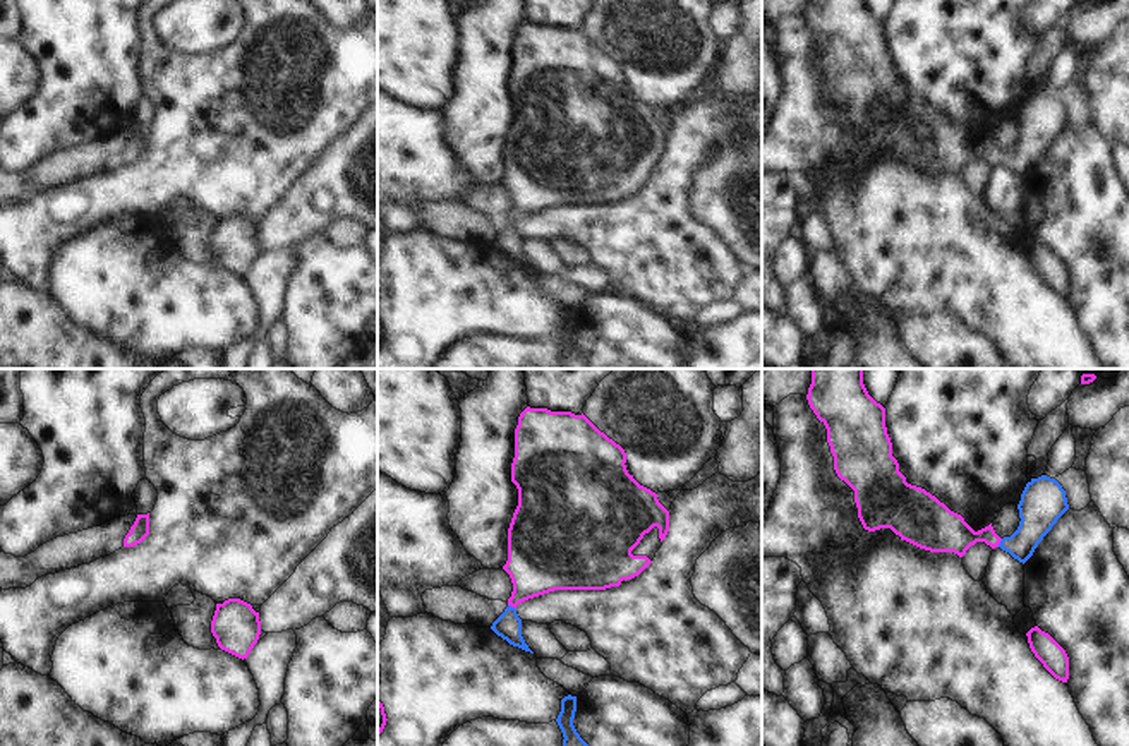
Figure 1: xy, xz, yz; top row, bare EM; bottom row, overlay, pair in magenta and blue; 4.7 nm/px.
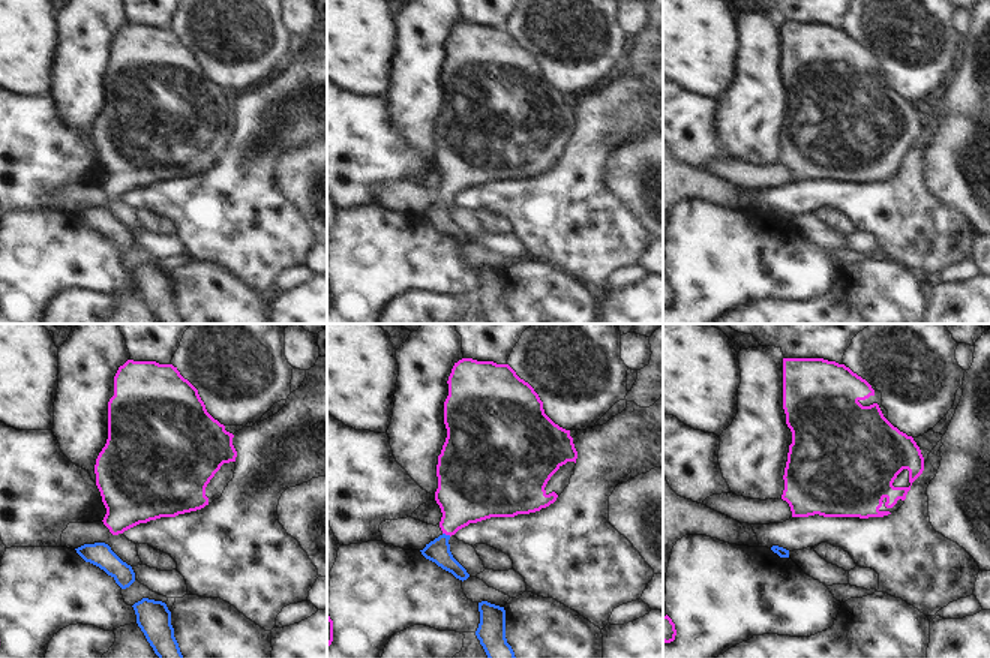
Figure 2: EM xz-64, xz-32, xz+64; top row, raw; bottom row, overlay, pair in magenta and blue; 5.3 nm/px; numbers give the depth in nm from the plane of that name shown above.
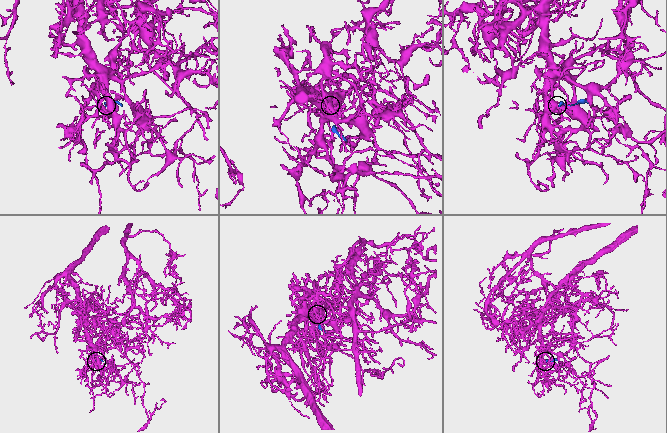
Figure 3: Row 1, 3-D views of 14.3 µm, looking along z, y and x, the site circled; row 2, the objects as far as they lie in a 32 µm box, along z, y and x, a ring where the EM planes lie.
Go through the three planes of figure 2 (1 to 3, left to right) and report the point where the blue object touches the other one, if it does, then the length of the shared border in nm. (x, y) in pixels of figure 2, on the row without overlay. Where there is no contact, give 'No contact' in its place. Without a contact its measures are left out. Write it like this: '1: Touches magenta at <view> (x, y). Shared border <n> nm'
1: No contact
2: Touches magenta at xz-32 (447, 198). Shared border 50 nm
3: No contact.

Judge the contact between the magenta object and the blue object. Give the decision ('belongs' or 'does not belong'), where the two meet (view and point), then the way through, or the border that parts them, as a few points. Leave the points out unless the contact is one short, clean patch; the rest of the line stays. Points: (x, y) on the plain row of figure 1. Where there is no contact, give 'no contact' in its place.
belongs; contact xz (512, 222); way xz (539, 177), (512, 222), (508, 240)

